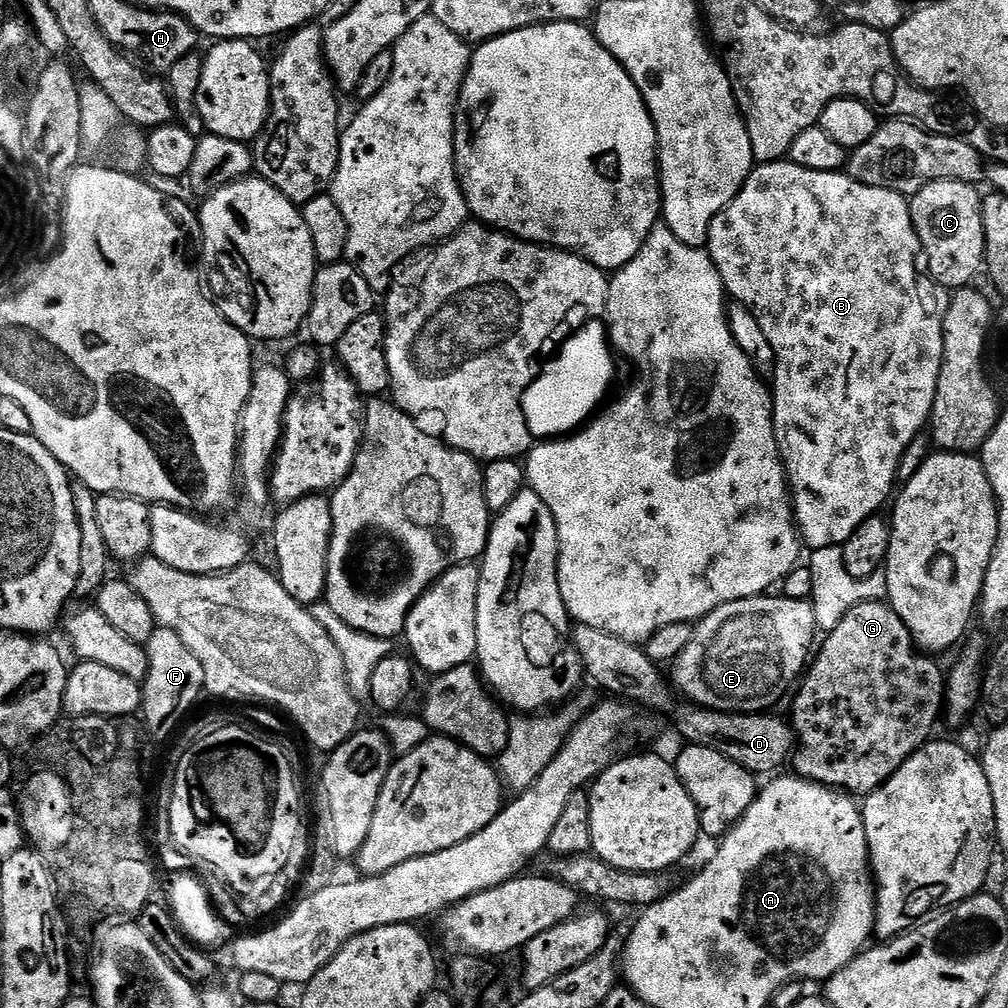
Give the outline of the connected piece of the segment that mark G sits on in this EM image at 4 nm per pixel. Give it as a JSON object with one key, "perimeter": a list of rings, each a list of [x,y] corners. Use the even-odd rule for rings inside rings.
{"perimeter":[[[872,600],[854,606],[823,639],[820,653],[807,665],[791,697],[790,723],[798,747],[790,757],[790,768],[804,780],[863,798],[881,788],[910,756],[929,743],[928,735],[942,716],[946,672],[916,647],[908,627],[887,602]]]}

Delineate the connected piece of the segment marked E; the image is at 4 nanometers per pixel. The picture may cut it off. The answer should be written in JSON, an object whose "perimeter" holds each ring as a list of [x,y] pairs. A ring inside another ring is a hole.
{"perimeter":[[[765,594],[723,604],[693,627],[686,650],[682,650],[682,654],[671,661],[671,683],[681,697],[704,708],[713,708],[719,712],[767,713],[775,709],[780,699],[789,695],[793,685],[801,679],[810,660],[808,647],[812,644],[812,635],[817,635],[817,632],[810,599],[791,600],[781,594]]]}

